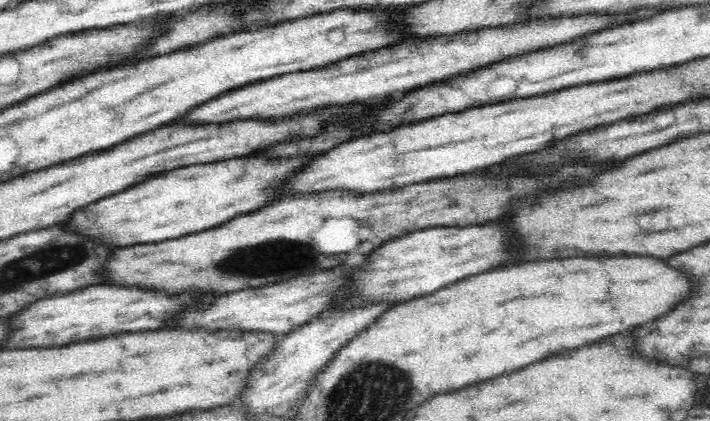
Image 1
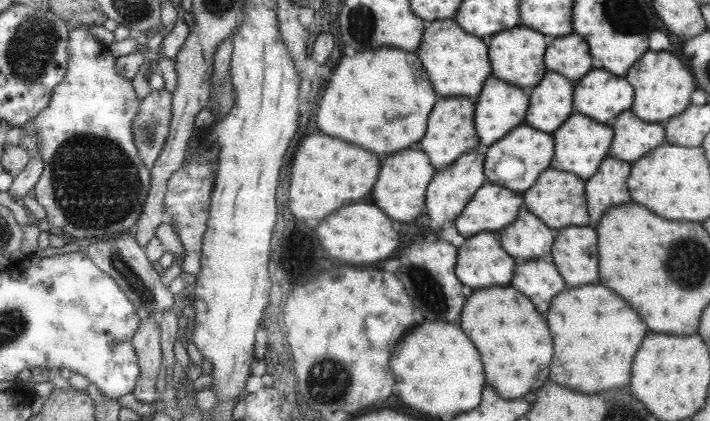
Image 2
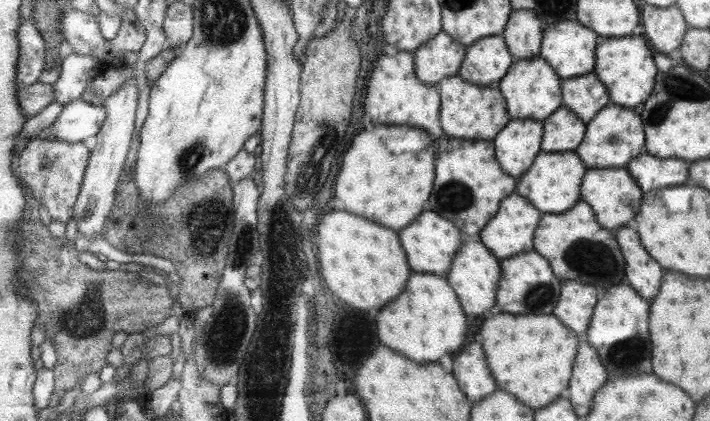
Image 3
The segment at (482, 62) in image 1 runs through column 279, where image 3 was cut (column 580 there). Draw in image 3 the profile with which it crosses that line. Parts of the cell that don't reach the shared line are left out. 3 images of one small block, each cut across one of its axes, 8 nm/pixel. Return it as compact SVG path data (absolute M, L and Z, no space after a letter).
M595 72L563 79L563 106L588 123L609 102L605 88Z

